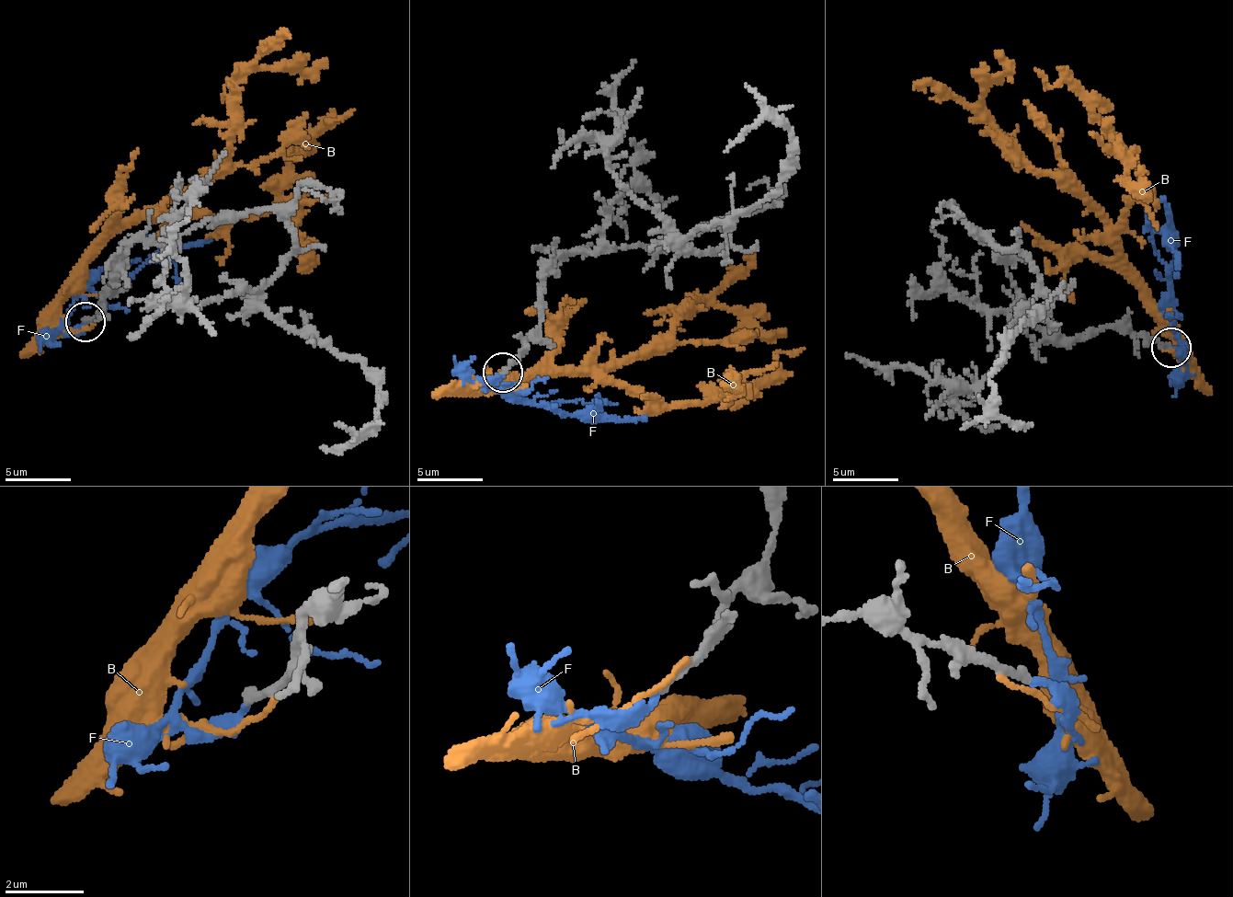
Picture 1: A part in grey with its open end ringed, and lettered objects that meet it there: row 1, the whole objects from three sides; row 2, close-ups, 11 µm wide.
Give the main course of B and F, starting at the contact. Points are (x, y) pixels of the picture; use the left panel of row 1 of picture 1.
B: (94, 319), (57, 326), (110, 235), (210, 179), (242, 76), (326, 58)
F: (85, 322), (67, 329), (63, 316), (79, 291), (108, 265), (142, 265), (182, 246), (201, 245), (217, 232)

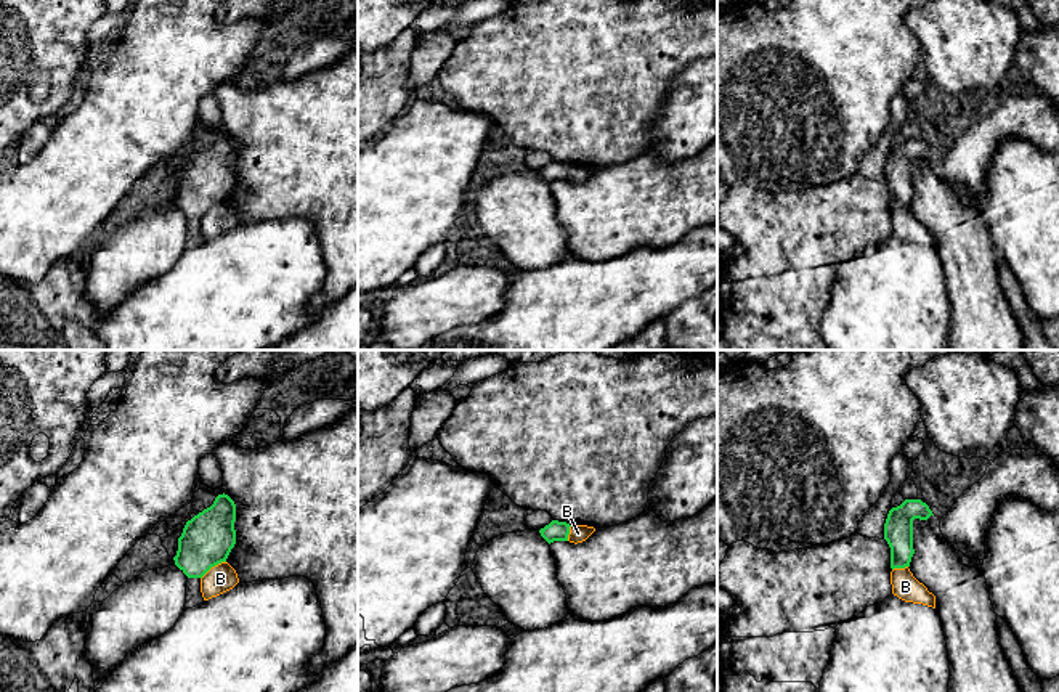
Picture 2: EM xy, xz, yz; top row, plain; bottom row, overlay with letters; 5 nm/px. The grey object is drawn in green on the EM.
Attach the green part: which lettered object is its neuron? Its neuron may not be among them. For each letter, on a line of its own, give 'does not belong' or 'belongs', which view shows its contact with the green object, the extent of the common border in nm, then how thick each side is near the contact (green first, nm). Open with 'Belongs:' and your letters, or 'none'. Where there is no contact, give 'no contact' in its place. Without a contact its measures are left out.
Belongs: F
B: does not belong; meets green in xy; contact 160 nm long; 260 nm thick on the green side, 140 nm on the other
F: belongs; no contact

